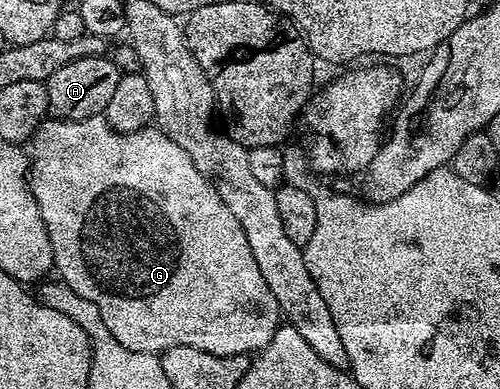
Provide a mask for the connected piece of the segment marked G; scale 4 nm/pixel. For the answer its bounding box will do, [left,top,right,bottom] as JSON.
[28,115,282,356]

